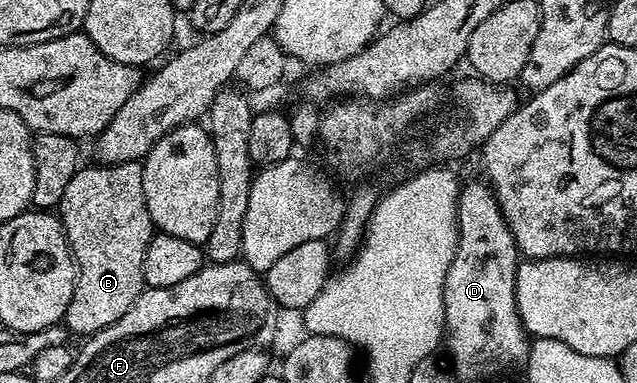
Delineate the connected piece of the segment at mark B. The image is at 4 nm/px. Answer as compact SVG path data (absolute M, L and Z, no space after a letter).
M112 162L110 164L84 165L69 180L57 207L59 219L63 221L63 231L71 246L71 256L75 259L75 291L69 308L65 326L72 335L90 336L98 330L109 328L143 293L143 261L145 248L149 244L153 227L149 208L145 204L143 191L143 168L139 162Z

